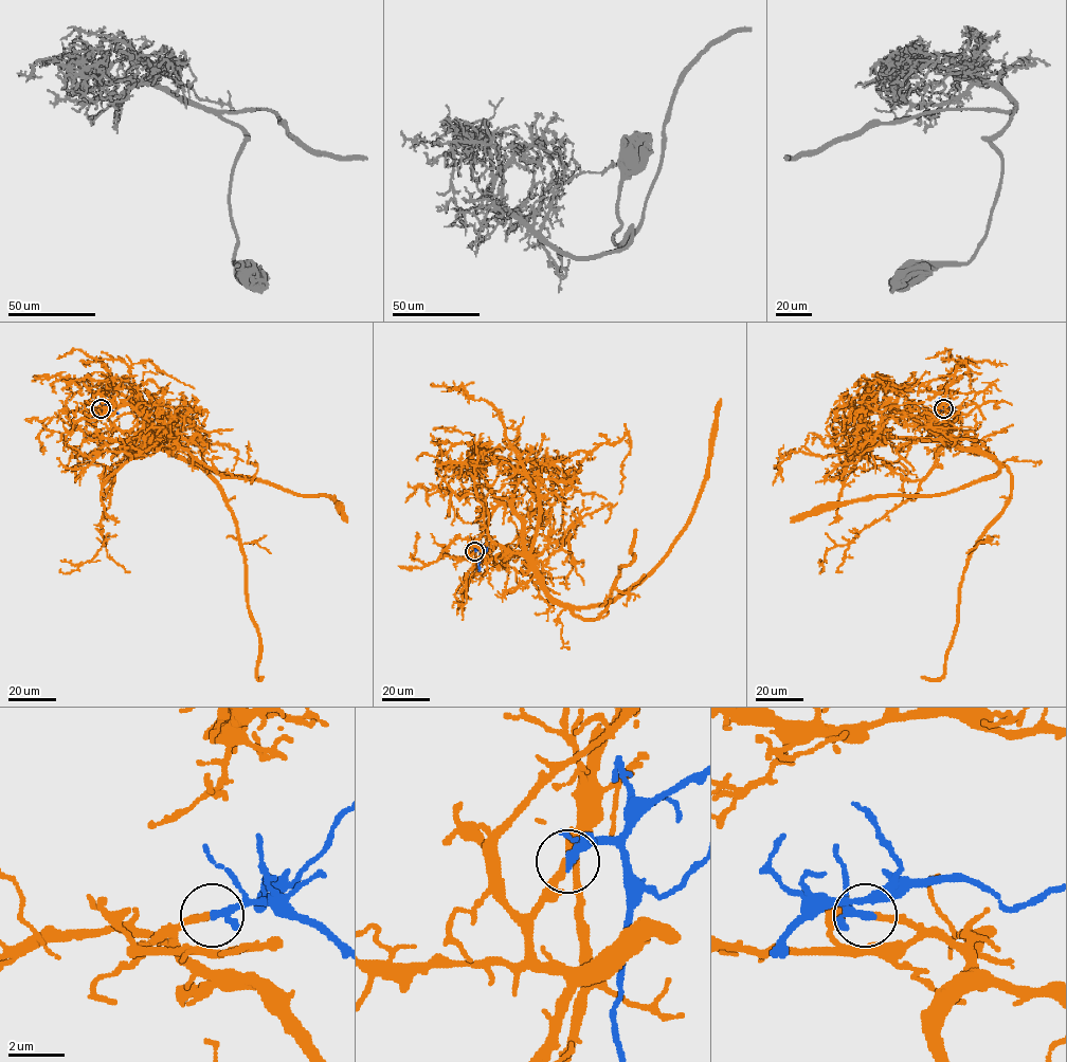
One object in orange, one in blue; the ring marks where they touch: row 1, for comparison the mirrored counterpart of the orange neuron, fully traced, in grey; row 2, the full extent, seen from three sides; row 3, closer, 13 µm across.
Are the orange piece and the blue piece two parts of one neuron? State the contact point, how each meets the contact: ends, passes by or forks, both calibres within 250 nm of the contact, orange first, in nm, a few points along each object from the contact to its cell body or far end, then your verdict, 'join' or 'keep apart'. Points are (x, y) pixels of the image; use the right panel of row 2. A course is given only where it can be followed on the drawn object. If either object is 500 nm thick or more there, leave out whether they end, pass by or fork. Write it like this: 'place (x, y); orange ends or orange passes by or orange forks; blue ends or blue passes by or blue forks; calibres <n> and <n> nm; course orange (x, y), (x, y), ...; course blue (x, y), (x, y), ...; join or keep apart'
place (943, 408); orange ends; blue passes by; calibres 280 and 240 nm; course orange (942, 408), (952, 412), (945, 438), (989, 456), (998, 465), (993, 476), (946, 493), (834, 504), (791, 522); course blue (942, 408), (963, 405); join

